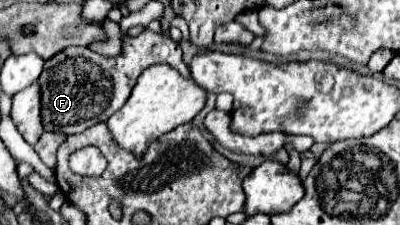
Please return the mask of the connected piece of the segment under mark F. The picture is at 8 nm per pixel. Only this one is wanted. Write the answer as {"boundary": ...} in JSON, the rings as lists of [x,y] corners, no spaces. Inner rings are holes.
{"boundary":[[[142,31],[138,37],[124,39],[124,51],[118,57],[102,57],[92,53],[88,47],[68,47],[62,53],[54,55],[44,63],[44,71],[38,79],[42,91],[42,123],[46,131],[62,131],[66,135],[80,133],[100,121],[106,121],[120,109],[132,87],[136,85],[138,75],[156,63],[170,63],[182,75],[190,77],[186,63],[182,61],[182,49],[170,37],[160,33]],[[106,95],[106,105],[100,107],[96,99]]]}

